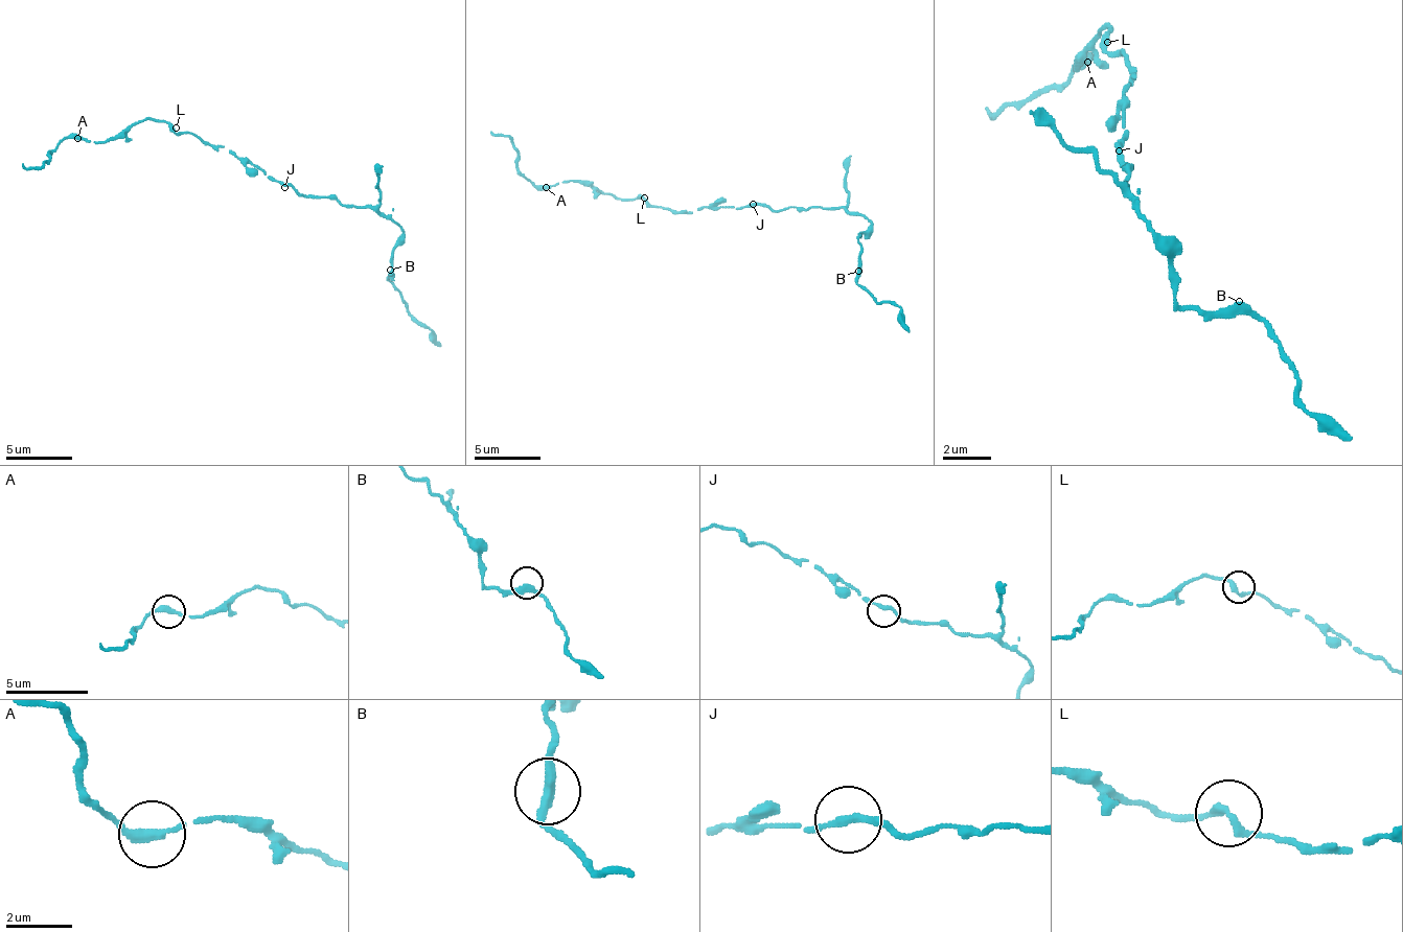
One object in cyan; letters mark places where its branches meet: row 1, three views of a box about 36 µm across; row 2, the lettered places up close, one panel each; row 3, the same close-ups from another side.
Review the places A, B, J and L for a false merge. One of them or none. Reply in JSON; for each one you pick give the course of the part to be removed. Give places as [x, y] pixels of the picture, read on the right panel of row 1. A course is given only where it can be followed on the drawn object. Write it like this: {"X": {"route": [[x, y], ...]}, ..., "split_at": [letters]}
{"split_at": []}

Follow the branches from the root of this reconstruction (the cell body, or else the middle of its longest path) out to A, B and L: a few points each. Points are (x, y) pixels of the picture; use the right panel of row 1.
A: (1119, 144), (1131, 66), (1125, 54), (1107, 48), (1107, 30), (1082, 48), (1077, 66), (1088, 60)
B: (1119, 144), (1131, 162), (1125, 168), (1131, 205), (1173, 264), (1173, 295), (1197, 312), (1227, 312), (1239, 301)
L: (1119, 144), (1125, 138), (1125, 84), (1131, 78), (1131, 66), (1125, 54), (1112, 54), (1107, 42)

